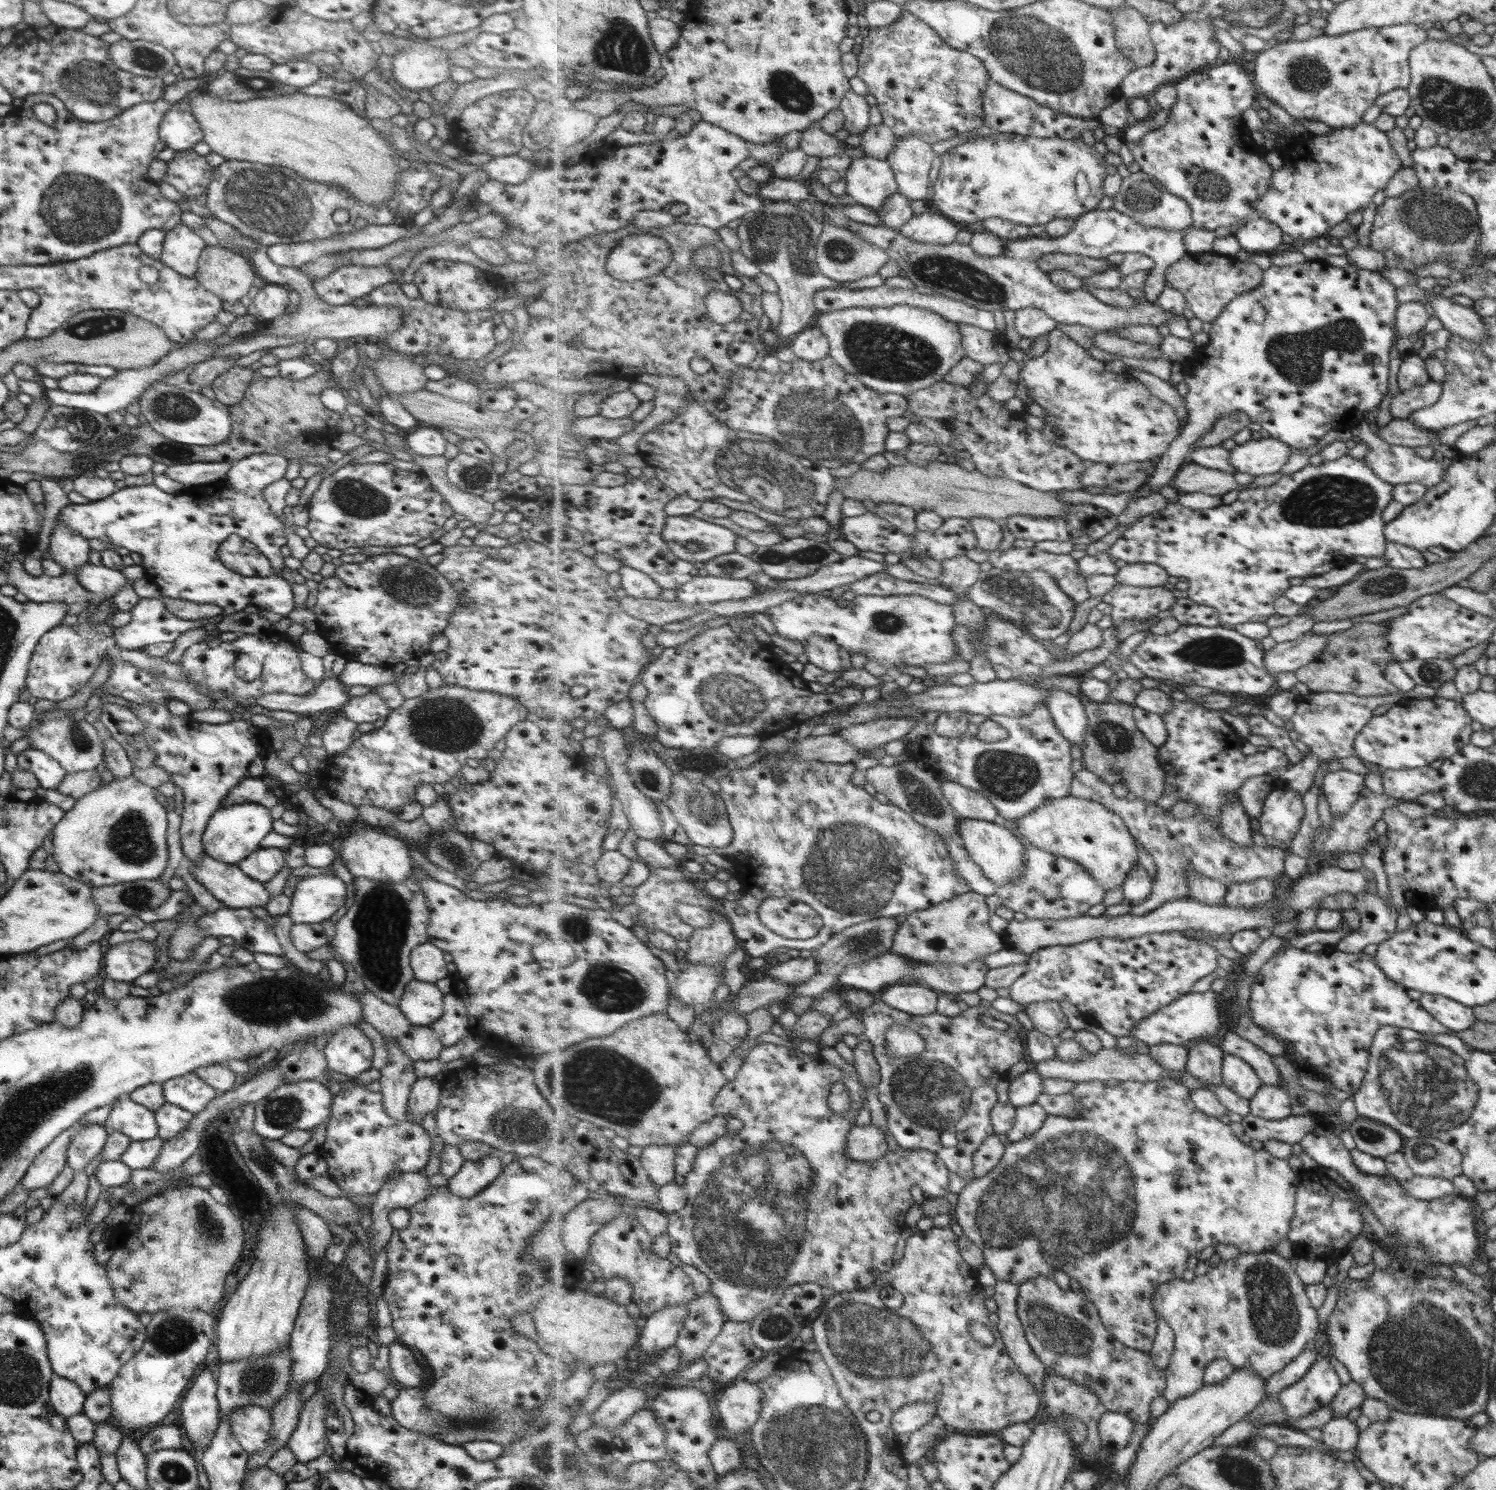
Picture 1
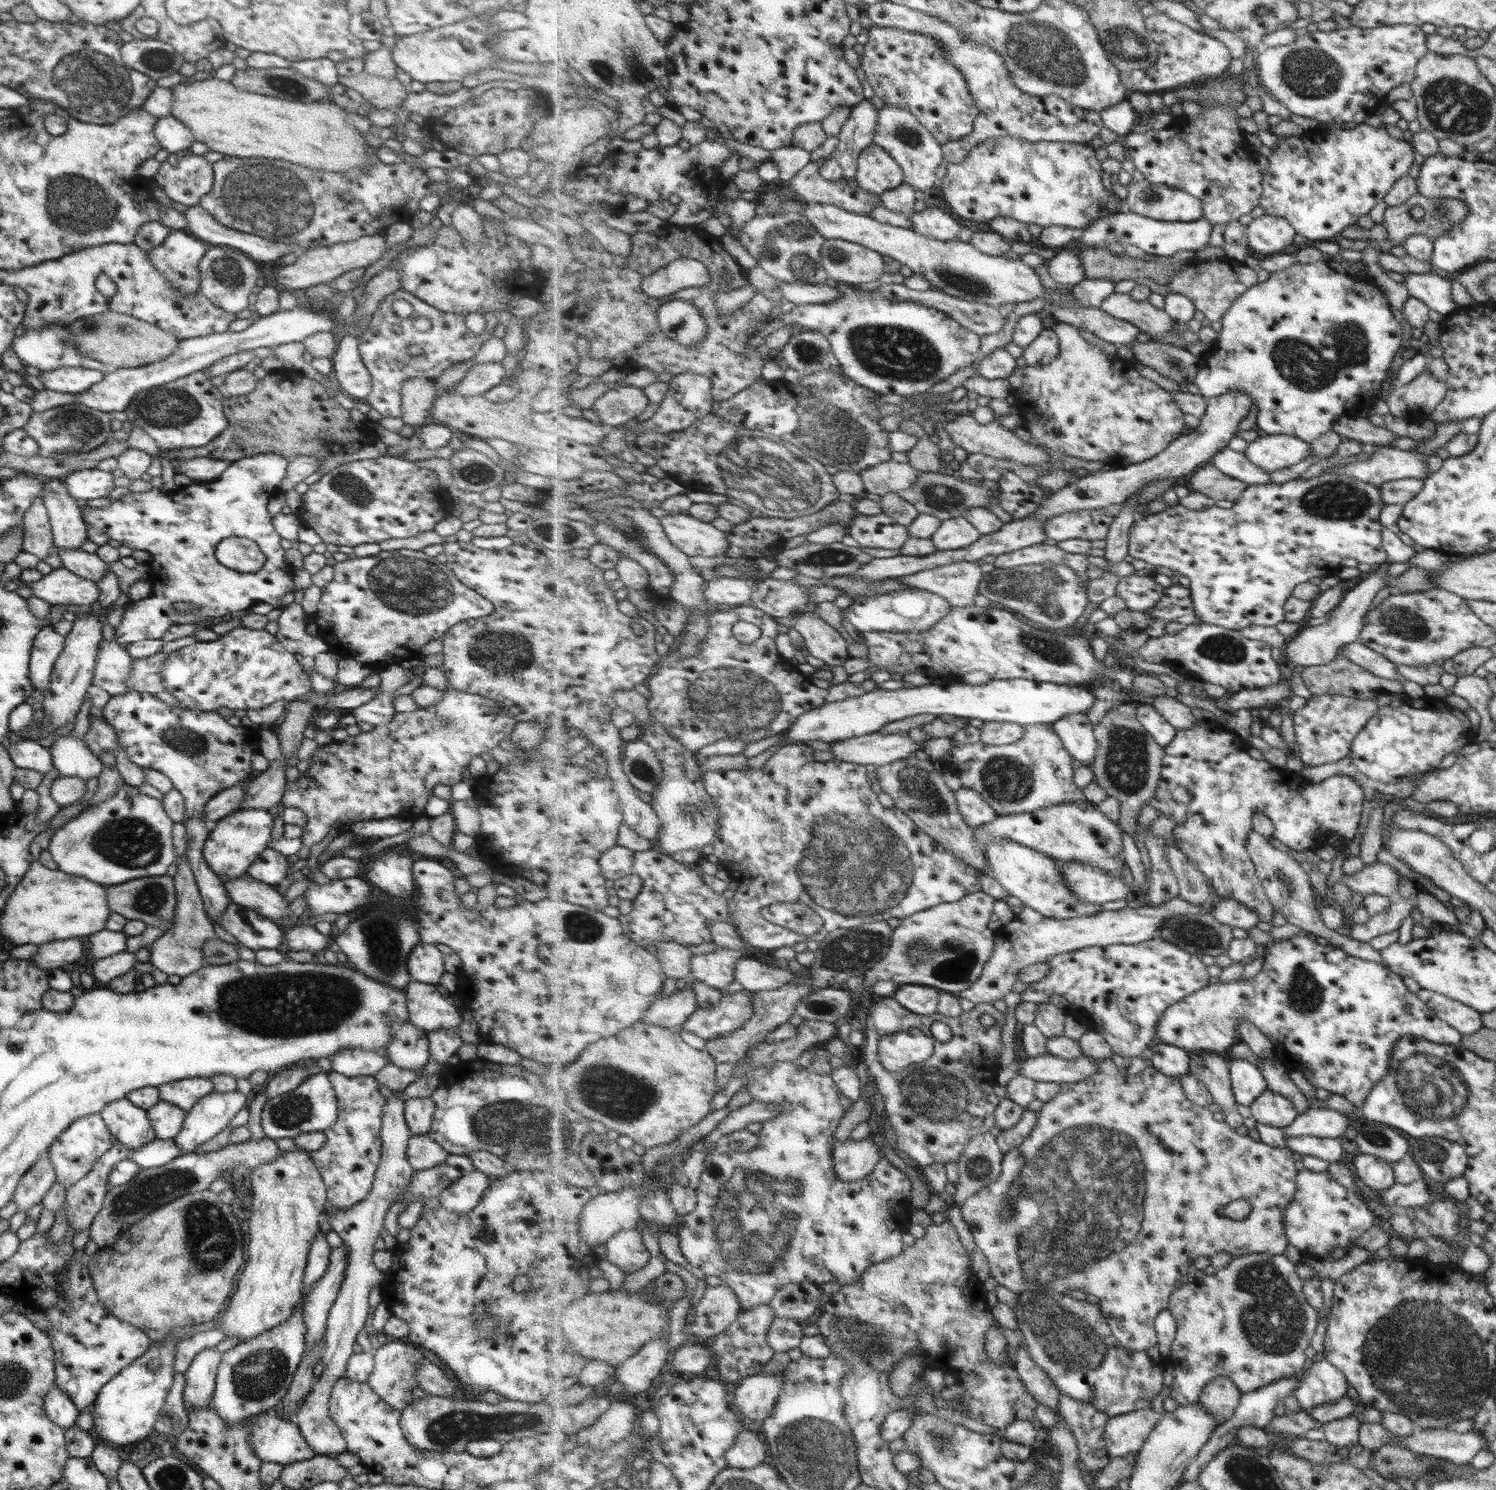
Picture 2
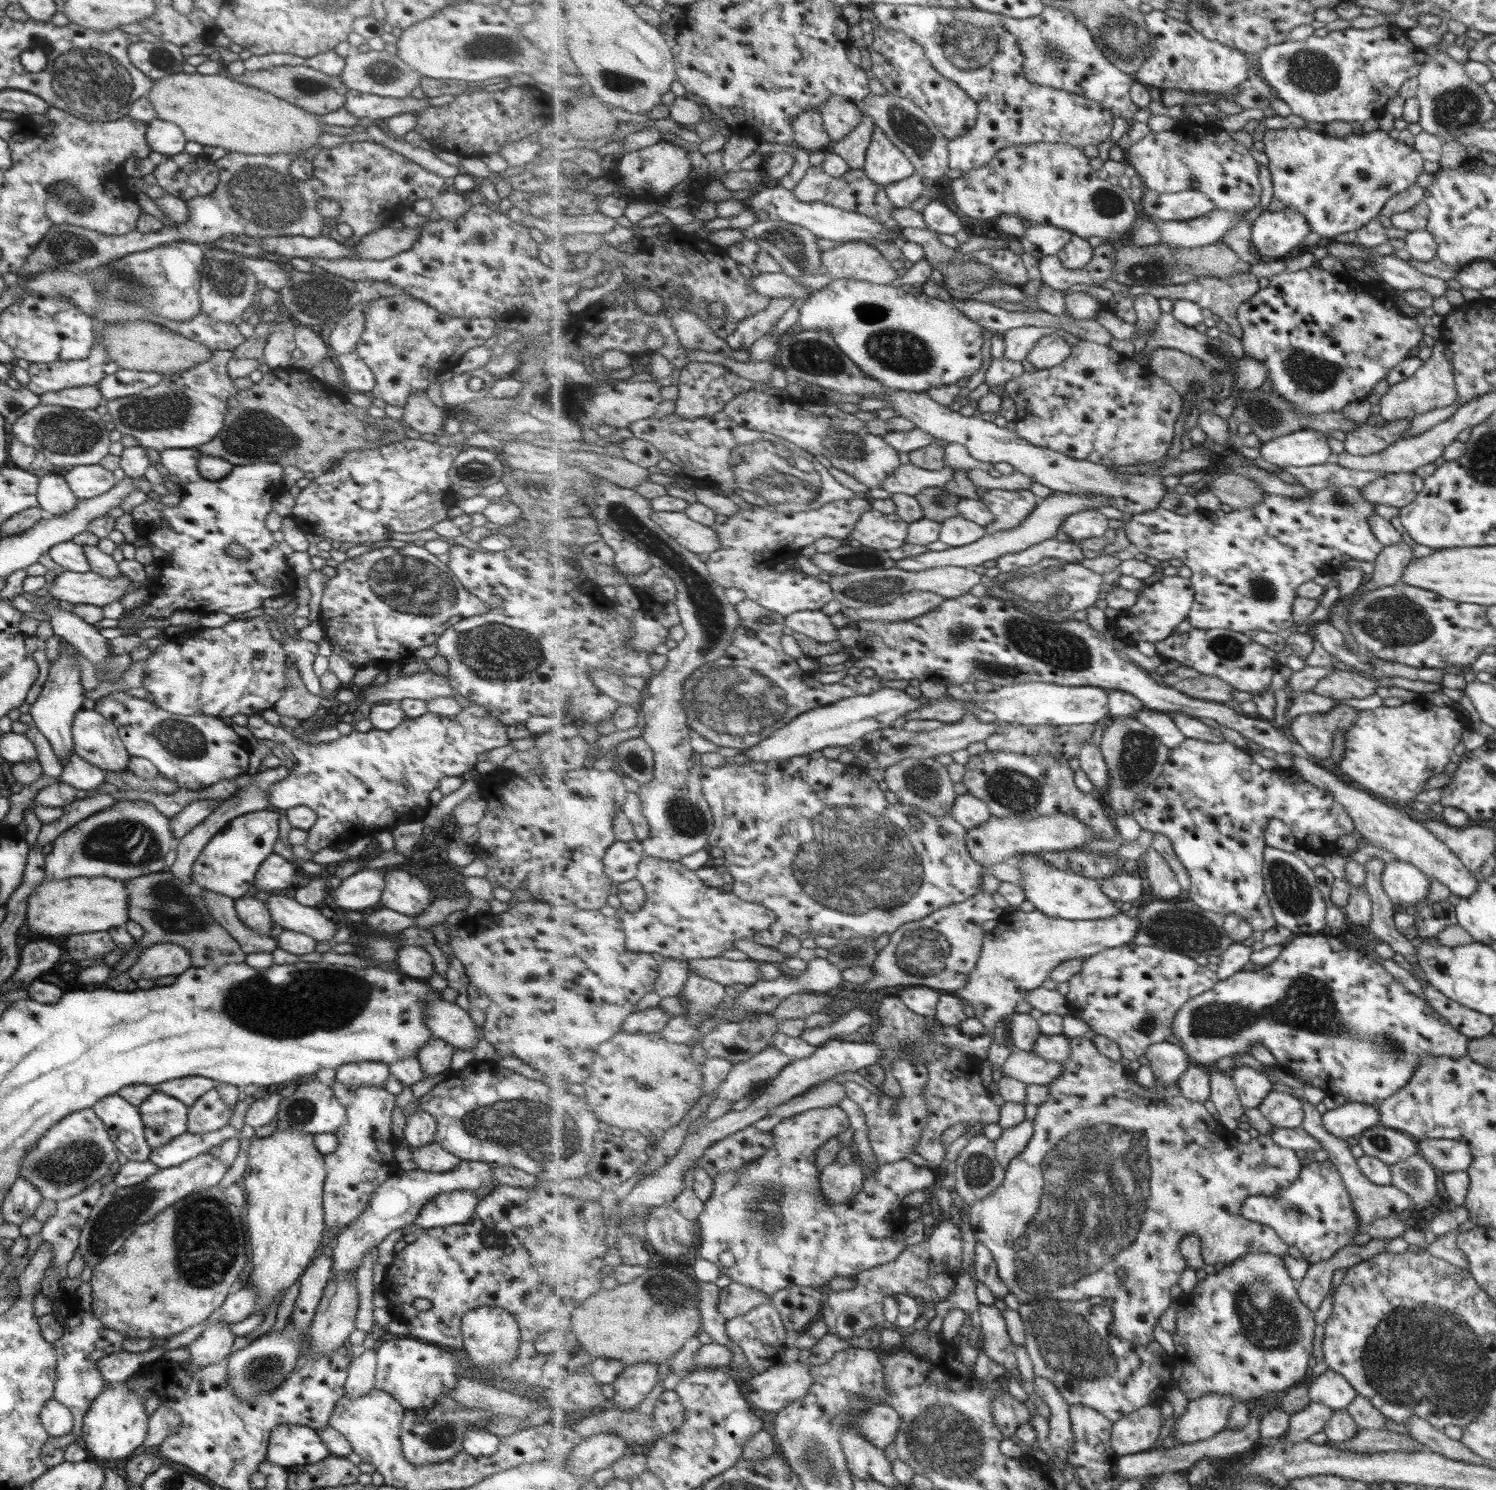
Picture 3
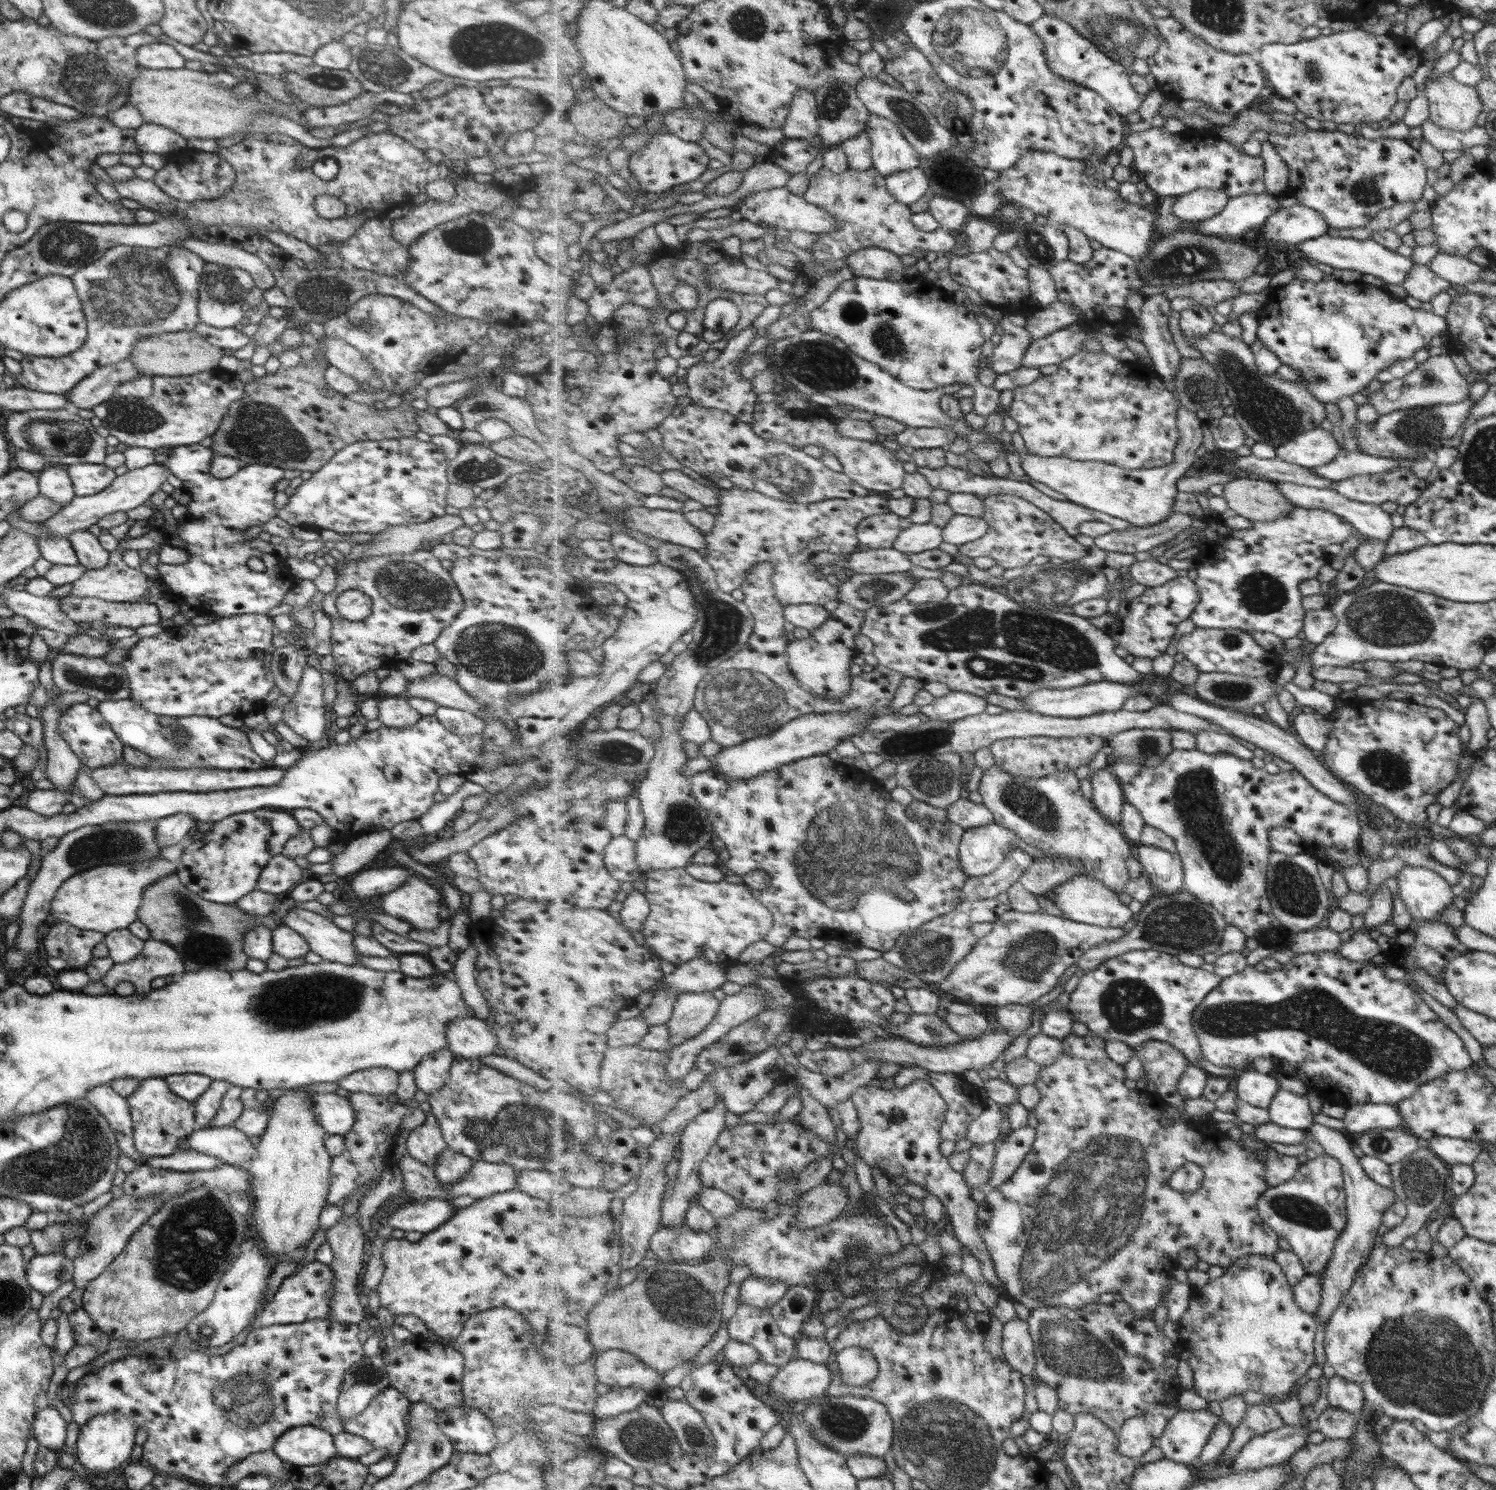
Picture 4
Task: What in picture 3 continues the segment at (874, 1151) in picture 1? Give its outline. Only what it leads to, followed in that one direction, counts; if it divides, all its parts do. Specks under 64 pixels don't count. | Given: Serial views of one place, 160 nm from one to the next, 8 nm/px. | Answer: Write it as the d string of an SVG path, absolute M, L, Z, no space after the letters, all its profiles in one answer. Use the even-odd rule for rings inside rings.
M829 1164L820 1174L820 1191L835 1204L847 1203L865 1189L868 1171L859 1164Z

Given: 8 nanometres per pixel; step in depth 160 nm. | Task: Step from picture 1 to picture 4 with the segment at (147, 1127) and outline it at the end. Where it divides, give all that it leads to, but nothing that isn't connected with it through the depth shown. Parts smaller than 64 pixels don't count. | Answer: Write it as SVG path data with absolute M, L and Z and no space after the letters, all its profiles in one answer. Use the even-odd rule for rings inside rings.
M104 1084L88 1088L84 1098L87 1099L108 1122L121 1154L129 1156L129 1158L143 1164L146 1159L133 1148L131 1117L125 1099L119 1096L110 1085Z

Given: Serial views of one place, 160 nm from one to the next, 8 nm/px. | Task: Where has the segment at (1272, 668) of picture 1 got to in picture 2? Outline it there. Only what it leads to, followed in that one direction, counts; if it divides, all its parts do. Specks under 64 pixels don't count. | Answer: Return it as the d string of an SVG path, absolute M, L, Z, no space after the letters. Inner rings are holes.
M1387 561L1376 564L1373 572L1363 578L1356 585L1347 586L1341 597L1341 601L1327 615L1327 622L1317 626L1307 626L1297 638L1289 640L1288 648L1283 652L1286 668L1299 665L1303 667L1321 666L1331 664L1336 655L1343 648L1344 644L1349 644L1360 640L1360 628L1362 627L1361 618L1368 610L1371 600L1375 594L1384 587L1384 576L1387 576Z

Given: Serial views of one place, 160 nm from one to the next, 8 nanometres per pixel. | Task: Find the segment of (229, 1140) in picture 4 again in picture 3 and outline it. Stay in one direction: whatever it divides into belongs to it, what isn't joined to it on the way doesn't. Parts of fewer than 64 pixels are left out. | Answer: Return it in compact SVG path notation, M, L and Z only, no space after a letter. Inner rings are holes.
M228 1124L203 1134L191 1134L185 1131L171 1142L150 1149L148 1160L158 1169L174 1167L194 1156L209 1151L210 1148L234 1138L234 1136L238 1136L239 1133L240 1131Z

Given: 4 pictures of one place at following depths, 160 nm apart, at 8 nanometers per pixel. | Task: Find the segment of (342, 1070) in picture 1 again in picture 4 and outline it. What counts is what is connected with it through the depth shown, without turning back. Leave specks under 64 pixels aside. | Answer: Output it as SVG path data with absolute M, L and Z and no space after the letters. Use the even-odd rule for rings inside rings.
M375 1067L352 1072L338 1080L337 1085L350 1093L359 1092L386 1097L398 1089L399 1075L398 1072Z

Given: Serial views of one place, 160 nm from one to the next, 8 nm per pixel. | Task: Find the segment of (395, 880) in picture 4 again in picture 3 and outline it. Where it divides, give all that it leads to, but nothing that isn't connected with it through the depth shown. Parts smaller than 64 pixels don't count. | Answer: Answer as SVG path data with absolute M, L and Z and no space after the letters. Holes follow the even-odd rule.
M365 868L347 876L336 890L327 891L327 903L335 911L361 911L377 904L385 888L384 872L387 870Z

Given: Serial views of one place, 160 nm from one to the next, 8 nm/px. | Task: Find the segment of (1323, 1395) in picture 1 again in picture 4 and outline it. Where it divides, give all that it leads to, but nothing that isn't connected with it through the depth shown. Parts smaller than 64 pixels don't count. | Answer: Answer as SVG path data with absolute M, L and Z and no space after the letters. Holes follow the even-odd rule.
M1337 1374L1328 1381L1327 1399L1331 1406L1354 1415L1365 1407L1365 1398L1360 1386Z

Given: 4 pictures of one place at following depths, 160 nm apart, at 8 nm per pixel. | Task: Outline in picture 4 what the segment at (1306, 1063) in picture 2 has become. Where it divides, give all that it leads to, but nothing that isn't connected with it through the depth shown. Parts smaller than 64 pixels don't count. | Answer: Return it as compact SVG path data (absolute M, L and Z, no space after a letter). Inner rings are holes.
M1339 950L1296 955L1278 970L1259 972L1253 965L1247 965L1241 972L1224 978L1222 984L1195 1009L1194 1029L1202 1044L1206 1060L1217 1066L1231 1066L1236 1071L1243 1072L1251 1068L1257 1058L1263 1056L1273 1062L1278 1074L1299 1078L1306 1085L1307 1090L1316 1091L1324 1101L1343 1106L1343 1108L1362 1103L1396 1105L1398 1102L1406 1100L1428 1080L1439 1078L1452 1070L1465 1070L1472 1065L1461 1039L1429 1010L1429 1006L1421 1000L1421 997L1415 992L1415 988L1412 989L1402 981L1387 979L1383 975L1384 966L1369 965L1369 961L1361 964L1347 960L1343 958Z

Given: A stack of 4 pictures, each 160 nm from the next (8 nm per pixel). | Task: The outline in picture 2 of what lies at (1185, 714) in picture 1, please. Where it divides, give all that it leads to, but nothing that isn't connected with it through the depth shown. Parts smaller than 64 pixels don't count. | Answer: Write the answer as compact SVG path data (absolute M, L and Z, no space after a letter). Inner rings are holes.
M1199 721L1193 729L1177 729L1177 735L1171 745L1165 748L1163 758L1163 777L1155 798L1149 806L1161 815L1172 816L1177 821L1174 837L1178 847L1193 861L1200 872L1211 879L1211 886L1218 898L1234 898L1245 906L1258 912L1260 920L1273 925L1275 907L1266 893L1266 887L1258 878L1258 871L1248 853L1248 834L1254 830L1254 817L1257 813L1269 816L1275 825L1273 838L1292 850L1314 850L1327 845L1327 839L1334 834L1341 836L1343 843L1354 838L1362 811L1363 794L1361 787L1351 777L1331 776L1323 782L1308 786L1293 786L1291 782L1274 776L1274 767L1265 759L1255 760L1249 756L1249 742L1241 739L1229 730L1209 730L1206 722ZM1185 788L1189 802L1179 802L1173 798L1173 792Z

